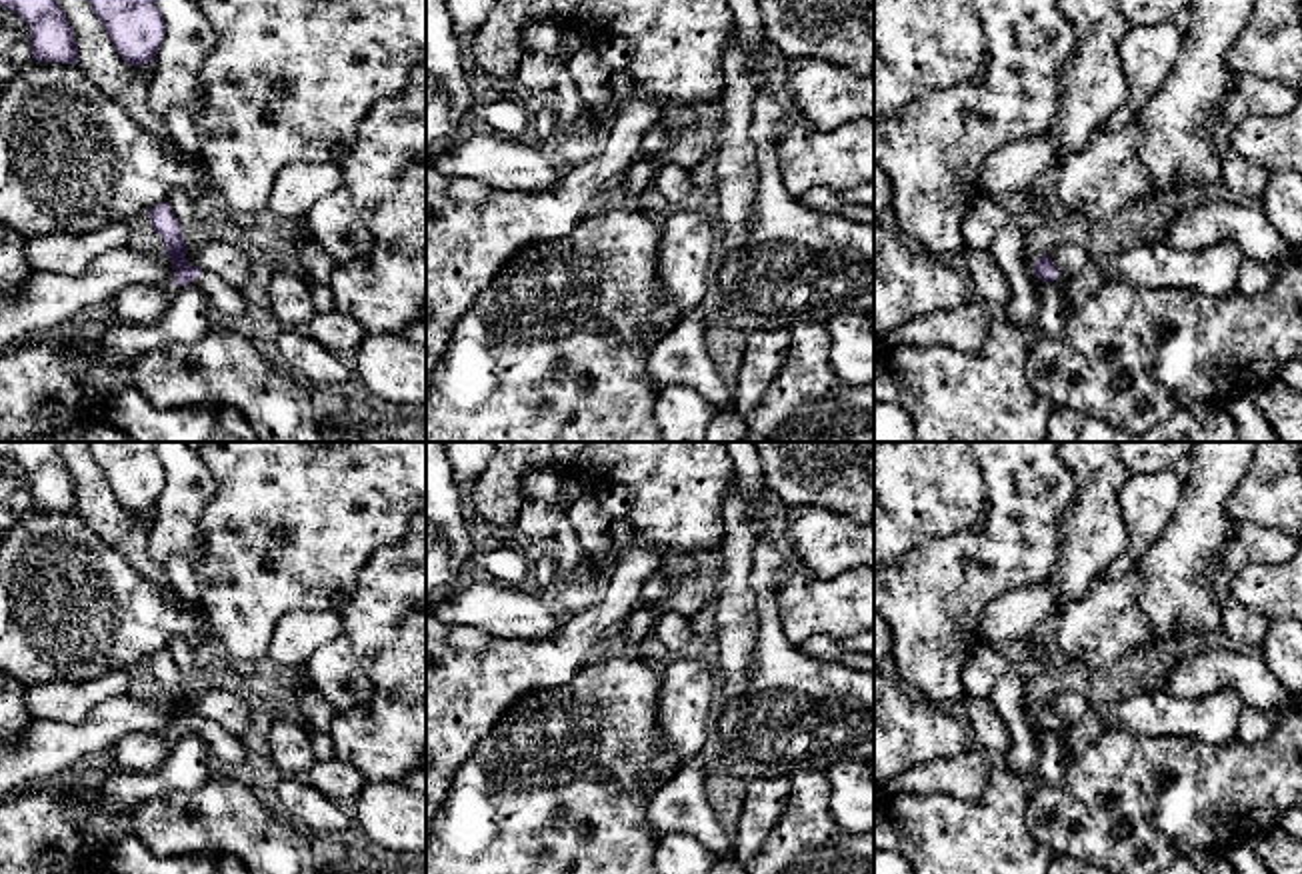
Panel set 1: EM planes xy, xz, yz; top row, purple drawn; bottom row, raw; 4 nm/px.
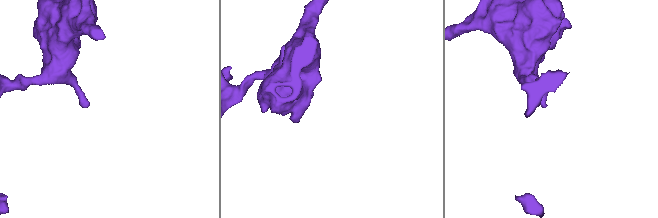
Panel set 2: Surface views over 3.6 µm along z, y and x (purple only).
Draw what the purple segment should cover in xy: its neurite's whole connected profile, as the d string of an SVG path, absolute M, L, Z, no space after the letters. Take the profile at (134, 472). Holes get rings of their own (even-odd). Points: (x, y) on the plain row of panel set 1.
M86 442L86 446L126 512L144 514L156 508L166 484L156 442Z

